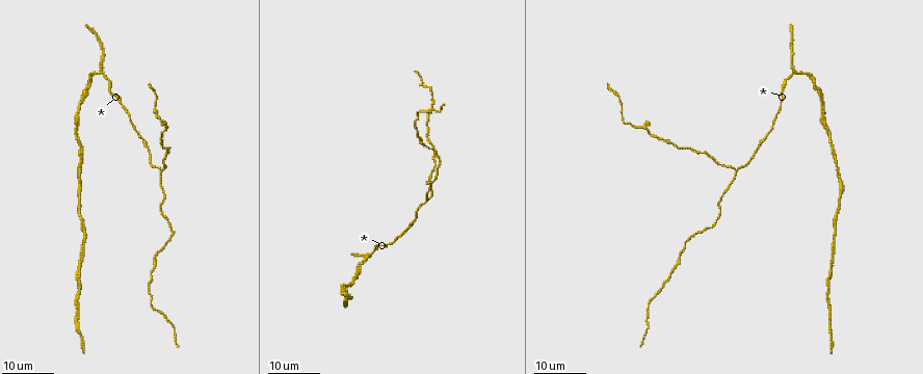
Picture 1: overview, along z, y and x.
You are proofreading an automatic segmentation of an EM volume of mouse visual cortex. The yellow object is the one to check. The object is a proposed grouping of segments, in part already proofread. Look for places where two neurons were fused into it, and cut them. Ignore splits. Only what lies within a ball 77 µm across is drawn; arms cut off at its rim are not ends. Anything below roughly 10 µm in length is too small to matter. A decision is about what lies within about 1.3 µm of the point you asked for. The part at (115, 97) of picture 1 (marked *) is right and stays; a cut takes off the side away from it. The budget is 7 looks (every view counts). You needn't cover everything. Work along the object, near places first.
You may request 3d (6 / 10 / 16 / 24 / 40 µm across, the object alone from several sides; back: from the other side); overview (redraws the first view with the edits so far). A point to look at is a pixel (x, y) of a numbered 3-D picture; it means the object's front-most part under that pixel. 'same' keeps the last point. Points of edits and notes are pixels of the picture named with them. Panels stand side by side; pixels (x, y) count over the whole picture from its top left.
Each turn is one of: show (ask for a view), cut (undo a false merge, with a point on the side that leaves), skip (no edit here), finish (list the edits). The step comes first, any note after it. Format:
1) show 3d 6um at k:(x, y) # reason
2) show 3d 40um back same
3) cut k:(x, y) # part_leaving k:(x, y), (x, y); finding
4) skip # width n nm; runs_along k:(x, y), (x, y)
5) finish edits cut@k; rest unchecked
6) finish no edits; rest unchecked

show 3d 16um at 1:(677, 268) # calibre changes

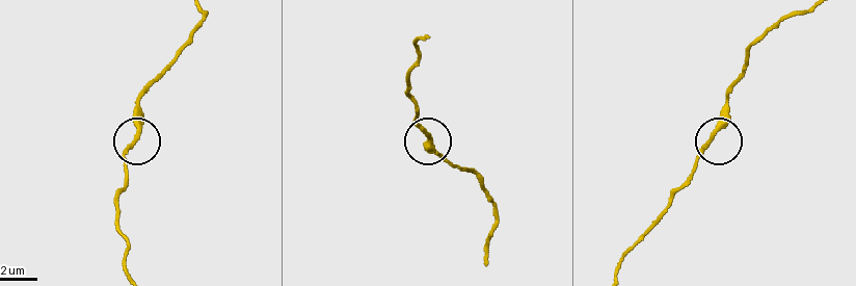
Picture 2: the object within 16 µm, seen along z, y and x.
show 3d 6um at 2:(711, 138)

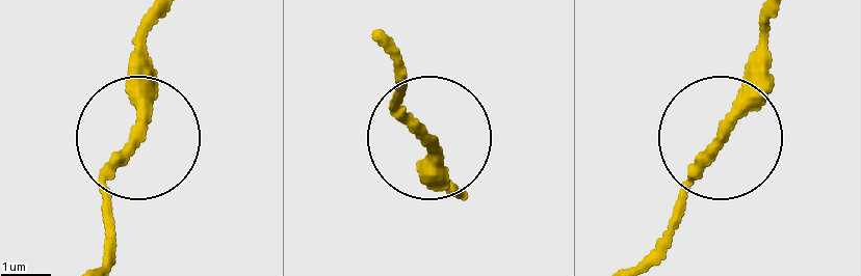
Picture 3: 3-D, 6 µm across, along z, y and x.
skip # runs_along 3:(775, 19), (754, 56), (750, 106), (659, 238); continuous, no second neuron

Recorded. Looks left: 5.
show 3d 24um at 1:(735, 170) # three-way junction

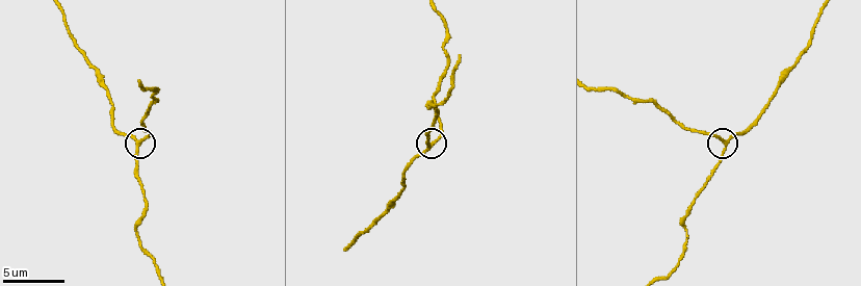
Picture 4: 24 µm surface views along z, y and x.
show 3d 6um at 4:(725, 149)

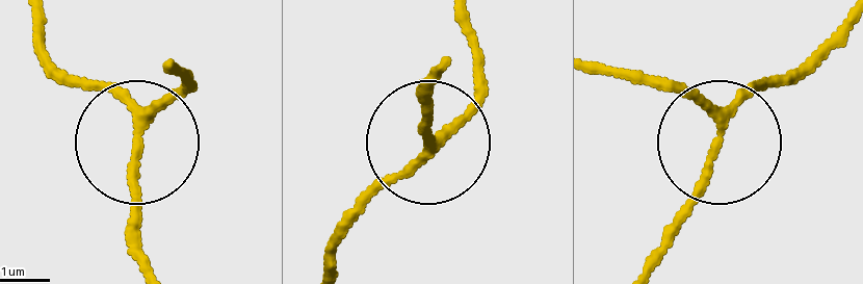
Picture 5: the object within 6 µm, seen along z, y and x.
skip # runs_along 5:(842, 24), (717, 128), (692, 99), (647, 78); continuous, no second neuron

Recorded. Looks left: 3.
show 3d 10um at 4:(778, 86) # thick turns thin

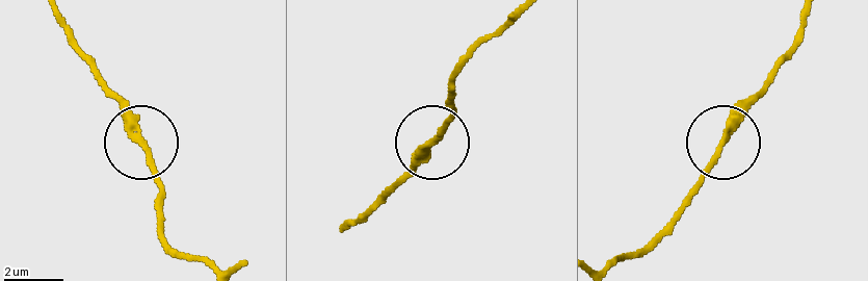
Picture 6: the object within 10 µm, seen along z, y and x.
skip # runs_along 6:(56, 20), (143, 147), (161, 204); continuous, no second neuron

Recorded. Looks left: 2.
show 3d 10um at 4:(645, 101) # thin neck

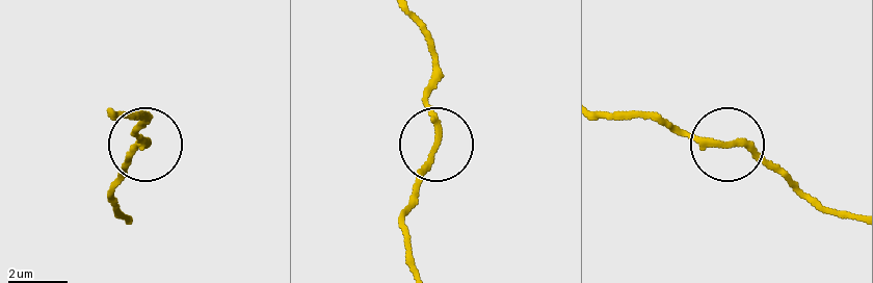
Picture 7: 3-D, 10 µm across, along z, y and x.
show 3d 6um at 7:(725, 145)

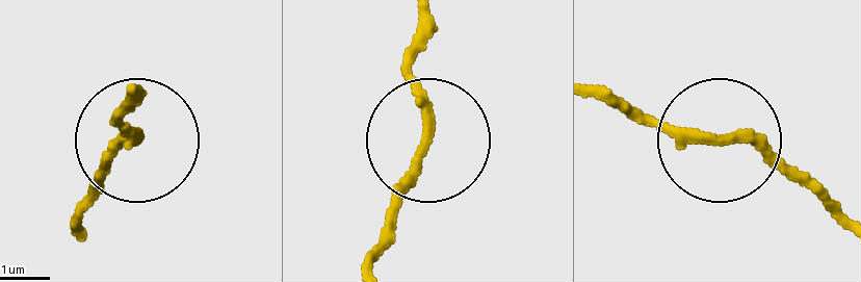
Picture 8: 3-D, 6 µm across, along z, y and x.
skip # one neuron here

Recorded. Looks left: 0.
finish no edits; rest unchecked

